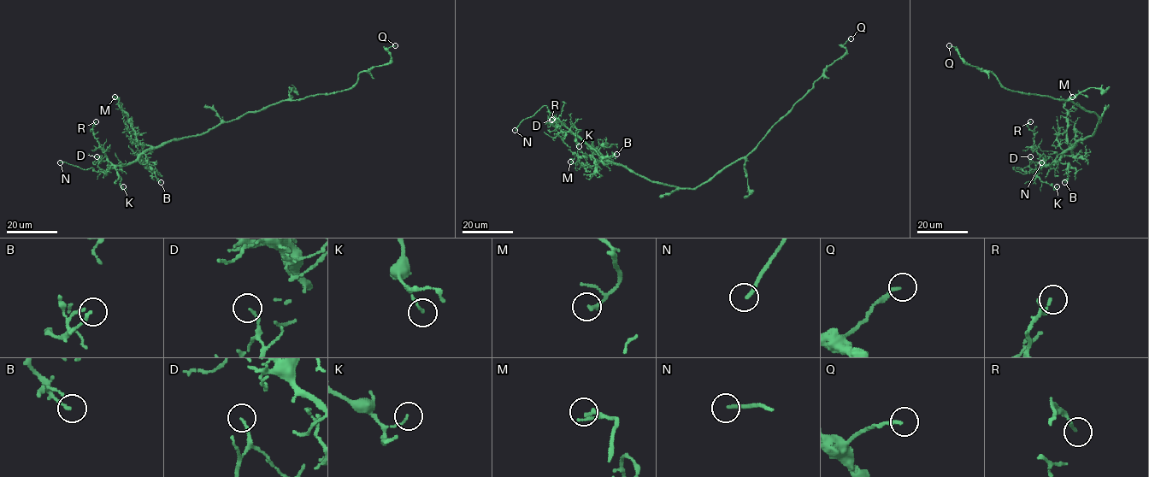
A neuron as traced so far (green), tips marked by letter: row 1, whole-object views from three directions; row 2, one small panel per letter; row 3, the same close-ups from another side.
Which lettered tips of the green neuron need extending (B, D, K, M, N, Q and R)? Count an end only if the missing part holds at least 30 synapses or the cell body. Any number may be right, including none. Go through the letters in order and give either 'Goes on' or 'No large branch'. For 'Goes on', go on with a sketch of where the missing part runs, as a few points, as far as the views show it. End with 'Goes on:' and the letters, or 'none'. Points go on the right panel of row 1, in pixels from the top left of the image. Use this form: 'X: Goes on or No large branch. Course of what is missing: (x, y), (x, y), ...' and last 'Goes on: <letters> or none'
B: No large branch
D: No large branch
K: No large branch
M: No large branch
N: Goes on
Q: No large branch
R: No large branch
Goes on: N

